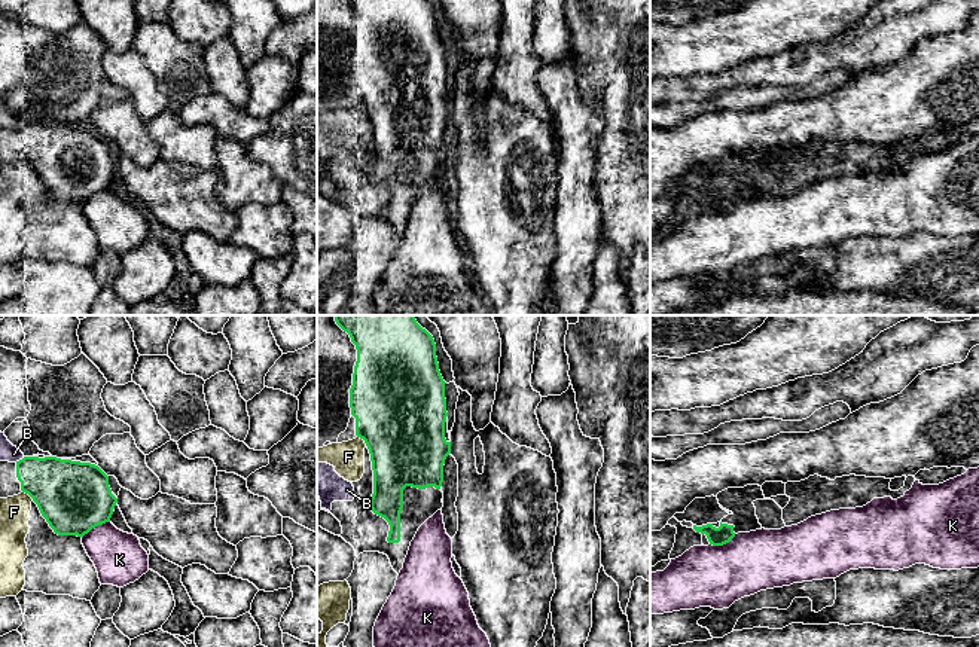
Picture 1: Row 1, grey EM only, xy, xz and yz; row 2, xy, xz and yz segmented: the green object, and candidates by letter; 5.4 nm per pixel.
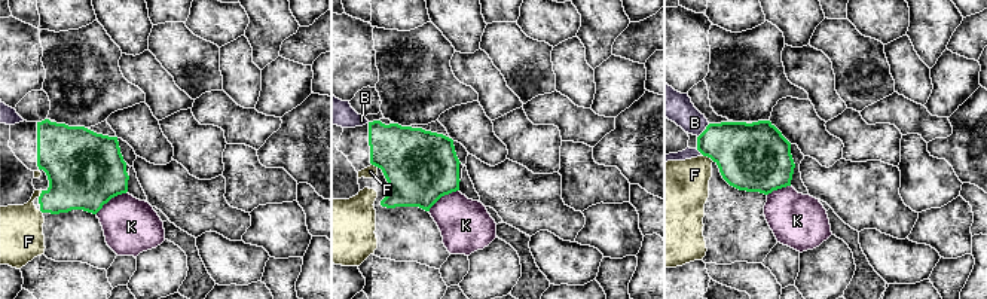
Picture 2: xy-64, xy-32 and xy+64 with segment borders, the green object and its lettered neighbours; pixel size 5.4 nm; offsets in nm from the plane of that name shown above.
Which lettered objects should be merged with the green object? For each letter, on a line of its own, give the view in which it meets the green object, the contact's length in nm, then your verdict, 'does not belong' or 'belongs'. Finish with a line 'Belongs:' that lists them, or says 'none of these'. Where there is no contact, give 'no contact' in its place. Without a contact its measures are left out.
B: xy | 60 nm | does not belong
F: xy | 80 nm | does not belong
K: xy | 180 nm | does not belong
Belongs: none of these

